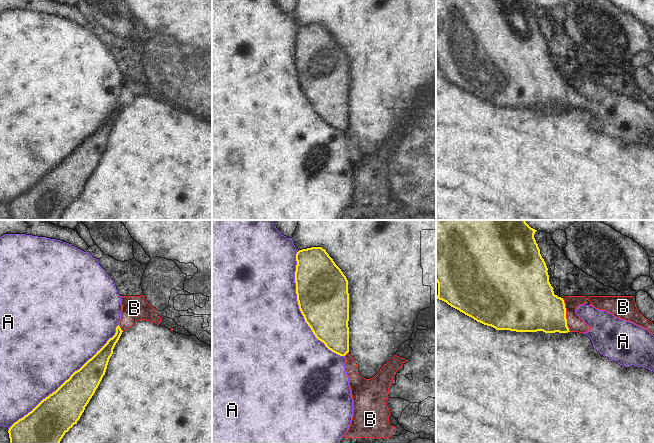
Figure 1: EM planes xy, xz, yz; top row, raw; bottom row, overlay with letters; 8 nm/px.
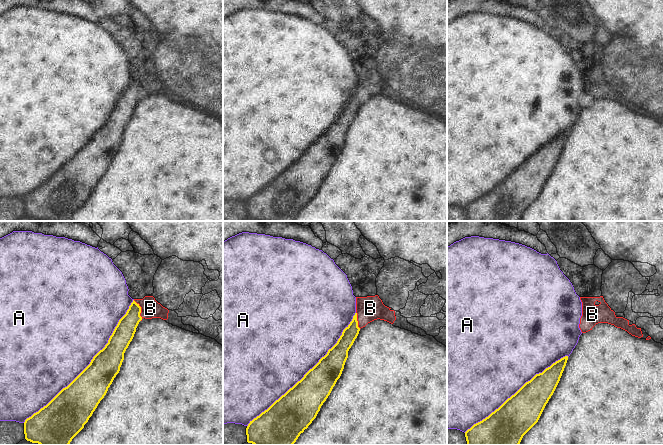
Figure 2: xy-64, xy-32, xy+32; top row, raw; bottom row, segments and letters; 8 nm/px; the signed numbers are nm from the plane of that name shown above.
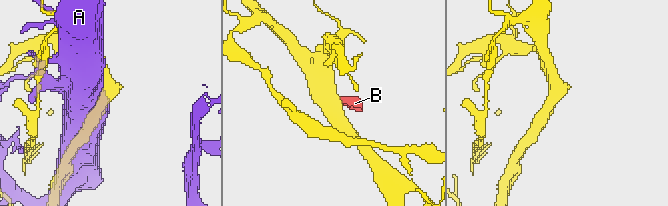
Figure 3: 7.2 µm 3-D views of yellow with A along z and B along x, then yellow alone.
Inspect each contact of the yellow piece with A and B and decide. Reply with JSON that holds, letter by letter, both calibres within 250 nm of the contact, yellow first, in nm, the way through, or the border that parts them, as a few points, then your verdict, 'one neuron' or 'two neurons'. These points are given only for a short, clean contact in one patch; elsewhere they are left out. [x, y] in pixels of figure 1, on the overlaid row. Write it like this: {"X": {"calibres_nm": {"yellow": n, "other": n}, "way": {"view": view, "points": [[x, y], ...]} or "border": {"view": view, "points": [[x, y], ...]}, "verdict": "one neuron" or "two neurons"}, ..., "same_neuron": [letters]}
{"A": {"calibres_nm": {"yellow": 300, "other": 500}, "verdict": "two neurons"}, "B": {"calibres_nm": {"yellow": 380, "other": 130}, "border": {"view": "yz", "points": [[562, 298], [565, 304], [566, 325], [570, 331]]}, "verdict": "two neurons"}, "same_neuron": []}

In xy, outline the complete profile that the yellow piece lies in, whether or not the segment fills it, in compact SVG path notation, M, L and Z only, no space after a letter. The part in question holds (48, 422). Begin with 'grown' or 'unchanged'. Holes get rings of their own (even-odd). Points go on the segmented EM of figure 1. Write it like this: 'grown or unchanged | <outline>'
unchanged | M118 325L115 335L91 359L75 371L55 392L43 399L31 412L15 422L8 430L10 443L60 443L65 433L80 419L98 388L122 332Z

